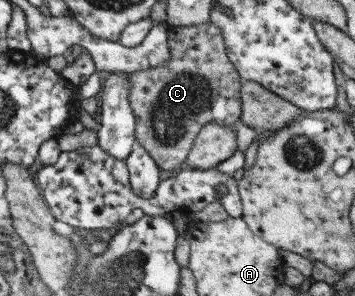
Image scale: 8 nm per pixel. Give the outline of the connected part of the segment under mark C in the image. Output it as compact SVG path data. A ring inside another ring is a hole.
M212 22L180 28L180 34L190 40L190 46L182 44L182 38L169 38L170 60L152 70L140 70L127 73L129 80L128 100L134 111L135 140L140 143L156 161L160 170L179 170L183 167L190 154L194 138L202 131L204 125L218 124L218 126L235 126L240 122L241 116L241 88L243 79L234 69L227 56L223 36L220 29ZM171 40L176 40L178 46L172 48Z

